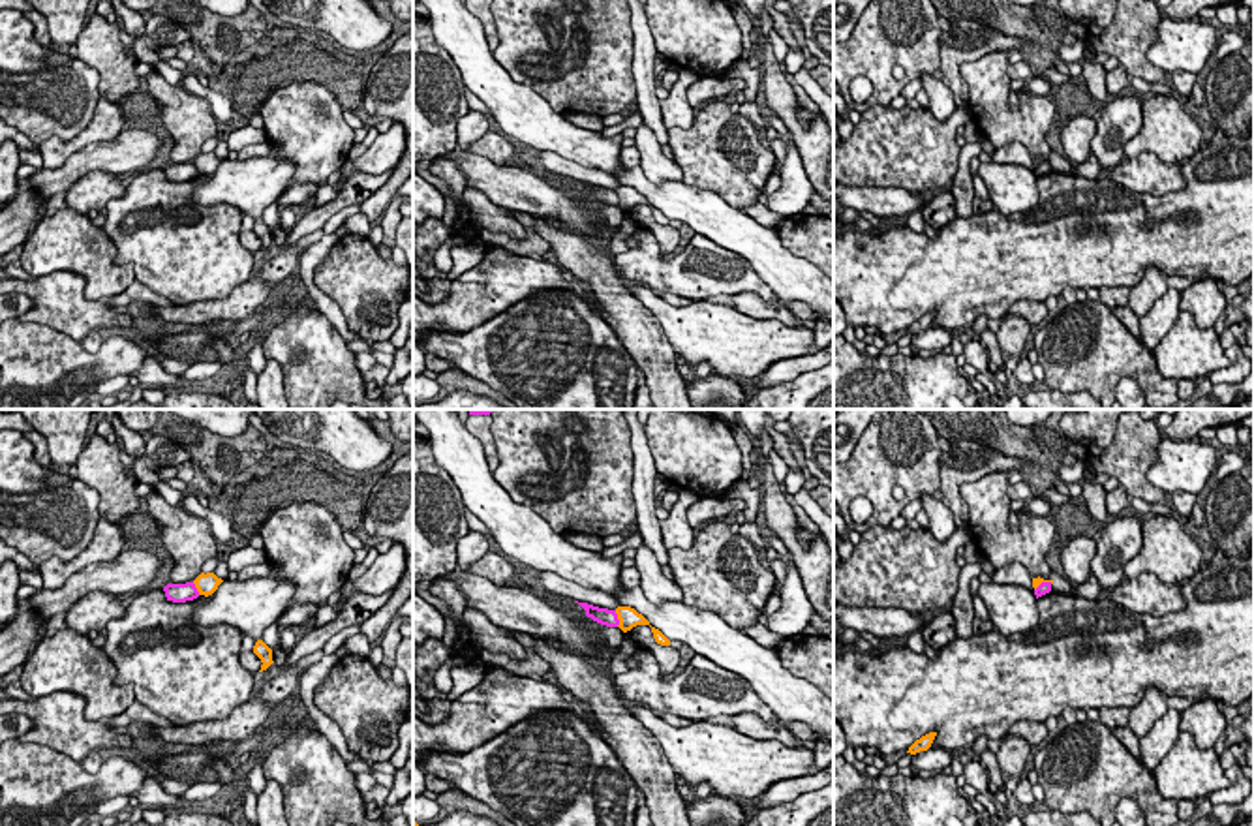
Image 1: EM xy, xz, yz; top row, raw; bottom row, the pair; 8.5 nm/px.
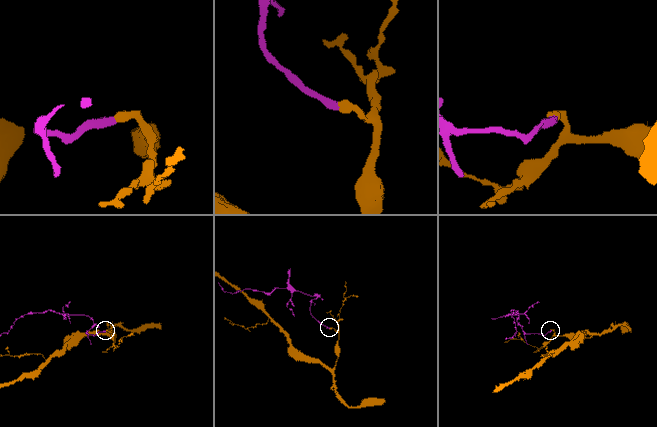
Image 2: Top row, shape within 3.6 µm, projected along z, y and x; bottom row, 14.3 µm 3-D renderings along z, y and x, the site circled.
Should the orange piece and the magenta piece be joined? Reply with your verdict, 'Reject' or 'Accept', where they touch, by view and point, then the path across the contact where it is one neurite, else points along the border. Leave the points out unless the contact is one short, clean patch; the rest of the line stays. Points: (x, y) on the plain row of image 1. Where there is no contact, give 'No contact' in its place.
Reject. Touches orange at xz (618, 198). Boundary: xz (614, 190), (618, 205)

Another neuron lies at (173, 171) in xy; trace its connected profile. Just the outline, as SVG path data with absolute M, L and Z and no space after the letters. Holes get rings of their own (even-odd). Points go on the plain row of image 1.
M193 161L167 163L163 171L165 171L167 180L173 180L173 182L186 182L199 176L199 171Z

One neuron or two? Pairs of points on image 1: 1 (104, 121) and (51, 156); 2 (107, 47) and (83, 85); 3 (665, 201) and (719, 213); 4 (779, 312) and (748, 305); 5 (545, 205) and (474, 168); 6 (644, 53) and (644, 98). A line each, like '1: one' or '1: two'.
1: one
2: two
3: one
4: one
5: one
6: one

